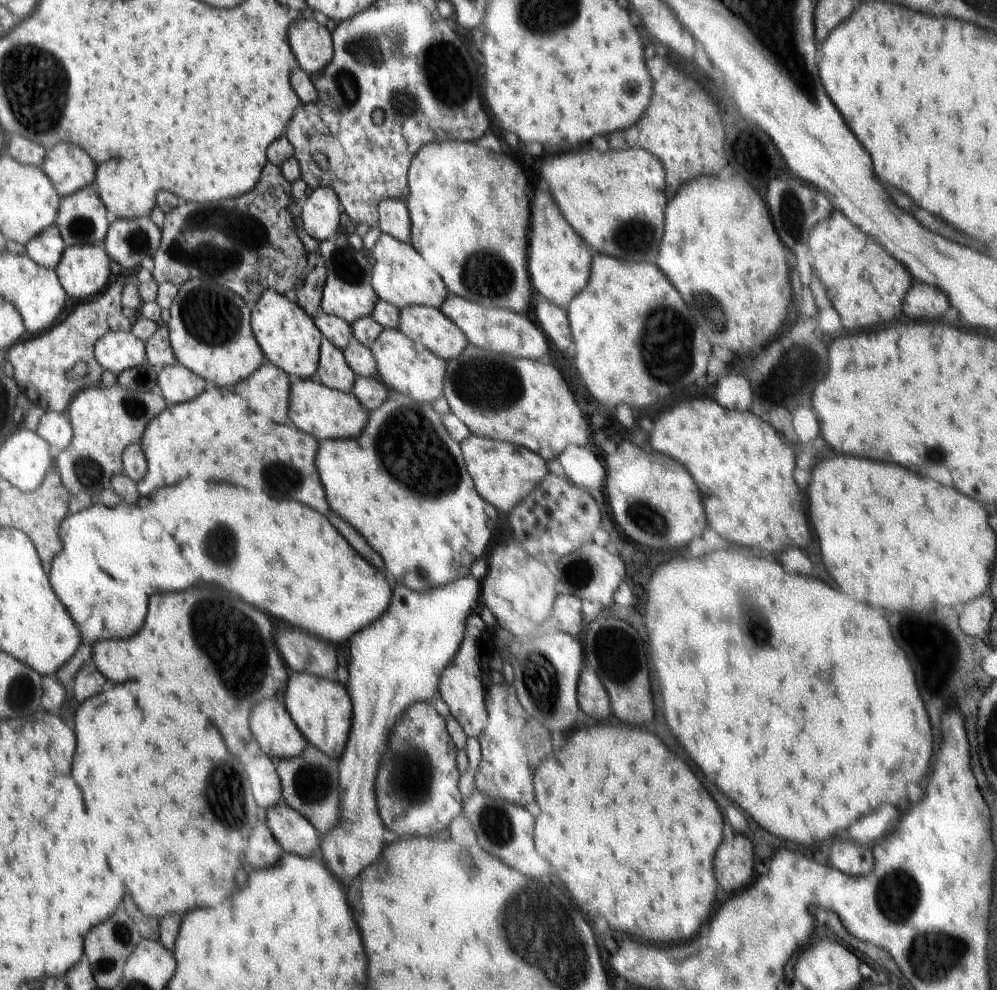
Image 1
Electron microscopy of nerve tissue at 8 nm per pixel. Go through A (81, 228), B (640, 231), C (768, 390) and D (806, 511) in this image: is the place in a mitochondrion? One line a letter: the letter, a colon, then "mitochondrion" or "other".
A: mitochondrion
B: mitochondrion
C: other
D: other

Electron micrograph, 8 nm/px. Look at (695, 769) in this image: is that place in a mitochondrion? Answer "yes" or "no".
no

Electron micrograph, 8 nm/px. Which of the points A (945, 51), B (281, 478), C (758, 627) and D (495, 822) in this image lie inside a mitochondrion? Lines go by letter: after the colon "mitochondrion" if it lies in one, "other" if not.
A: other
B: mitochondrion
C: mitochondrion
D: mitochondrion

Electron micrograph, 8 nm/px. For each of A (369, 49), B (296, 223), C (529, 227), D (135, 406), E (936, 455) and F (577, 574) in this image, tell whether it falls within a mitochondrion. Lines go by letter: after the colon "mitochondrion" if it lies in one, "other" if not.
A: mitochondrion
B: other
C: other
D: mitochondrion
E: mitochondrion
F: mitochondrion

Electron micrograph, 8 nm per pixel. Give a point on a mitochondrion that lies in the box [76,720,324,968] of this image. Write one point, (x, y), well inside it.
(224, 794)

